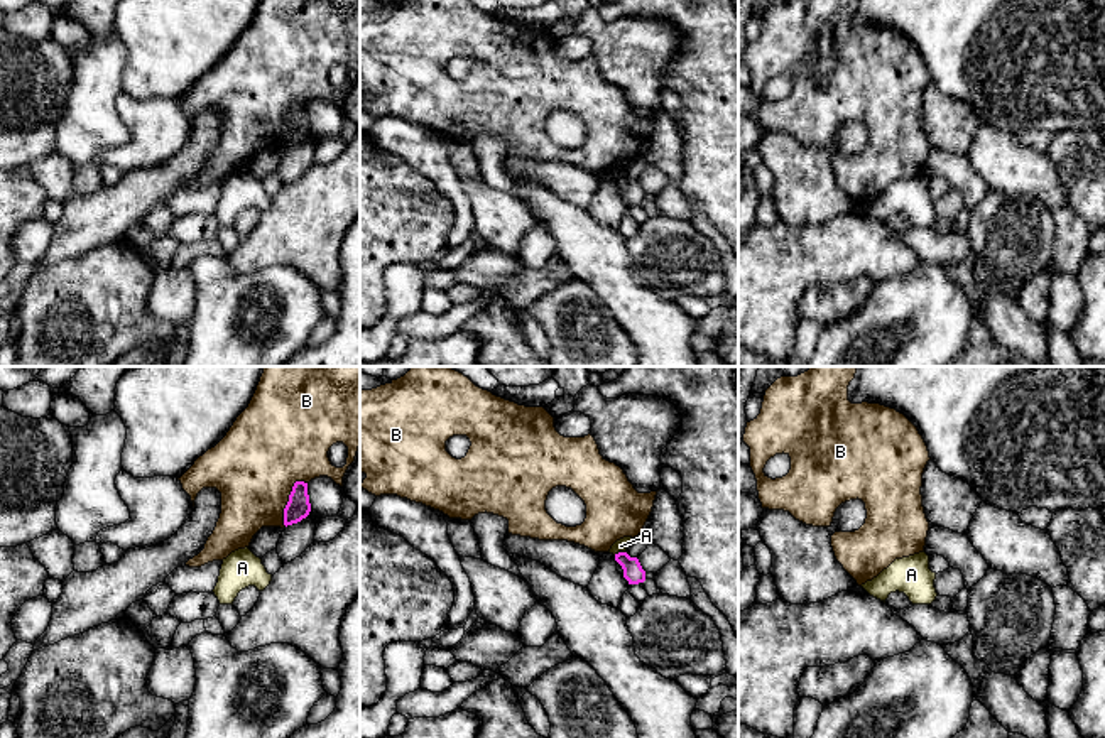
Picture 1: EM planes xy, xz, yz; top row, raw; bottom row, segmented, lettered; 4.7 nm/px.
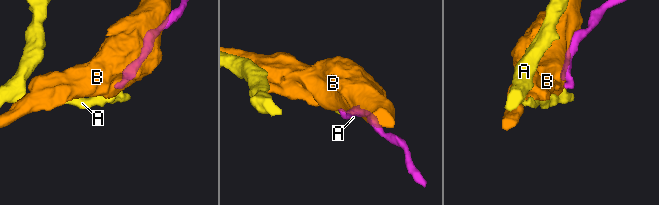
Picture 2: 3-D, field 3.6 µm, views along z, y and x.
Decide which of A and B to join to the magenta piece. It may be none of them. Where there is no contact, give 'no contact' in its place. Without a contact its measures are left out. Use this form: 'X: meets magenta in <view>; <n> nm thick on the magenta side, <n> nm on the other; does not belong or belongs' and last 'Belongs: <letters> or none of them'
A: meets magenta in xz; 100 nm thick on the magenta side, 60 nm on the other; does not belong
B: meets magenta in xy; 120 nm thick on the magenta side, 400 nm on the other; does not belong
Belongs: none of them

